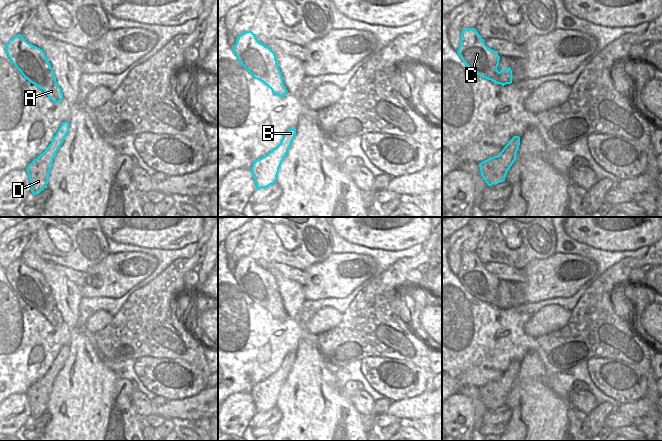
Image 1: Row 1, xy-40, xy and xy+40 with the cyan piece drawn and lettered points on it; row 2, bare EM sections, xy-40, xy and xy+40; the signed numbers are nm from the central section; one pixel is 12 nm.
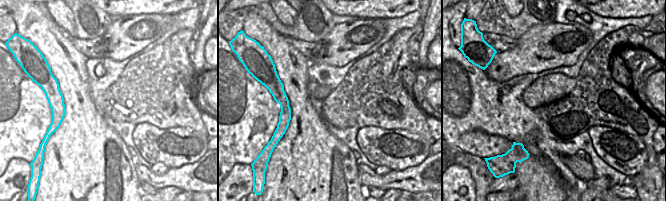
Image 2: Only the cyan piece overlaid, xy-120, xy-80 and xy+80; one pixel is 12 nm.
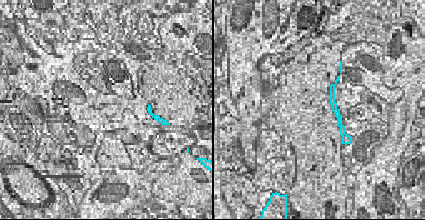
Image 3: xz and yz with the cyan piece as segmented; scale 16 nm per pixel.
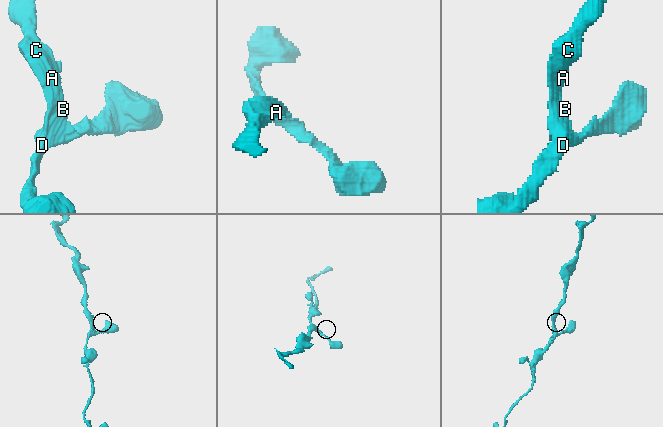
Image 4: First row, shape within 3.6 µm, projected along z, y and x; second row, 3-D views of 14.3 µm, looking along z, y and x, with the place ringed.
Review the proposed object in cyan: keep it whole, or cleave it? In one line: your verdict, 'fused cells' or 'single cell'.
single cell

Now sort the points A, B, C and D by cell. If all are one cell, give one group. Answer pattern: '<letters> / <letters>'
A B C D

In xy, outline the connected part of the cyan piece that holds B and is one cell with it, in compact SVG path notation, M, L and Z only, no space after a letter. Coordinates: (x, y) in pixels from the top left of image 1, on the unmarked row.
M290 352L283 360L280 368L264 381L254 385L251 397L256 413L267 412L276 407L279 392L286 381L296 359L296 352Z

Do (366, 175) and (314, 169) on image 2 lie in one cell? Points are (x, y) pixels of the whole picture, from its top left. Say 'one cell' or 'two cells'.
two cells

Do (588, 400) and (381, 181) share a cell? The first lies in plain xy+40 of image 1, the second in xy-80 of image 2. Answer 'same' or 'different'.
same

